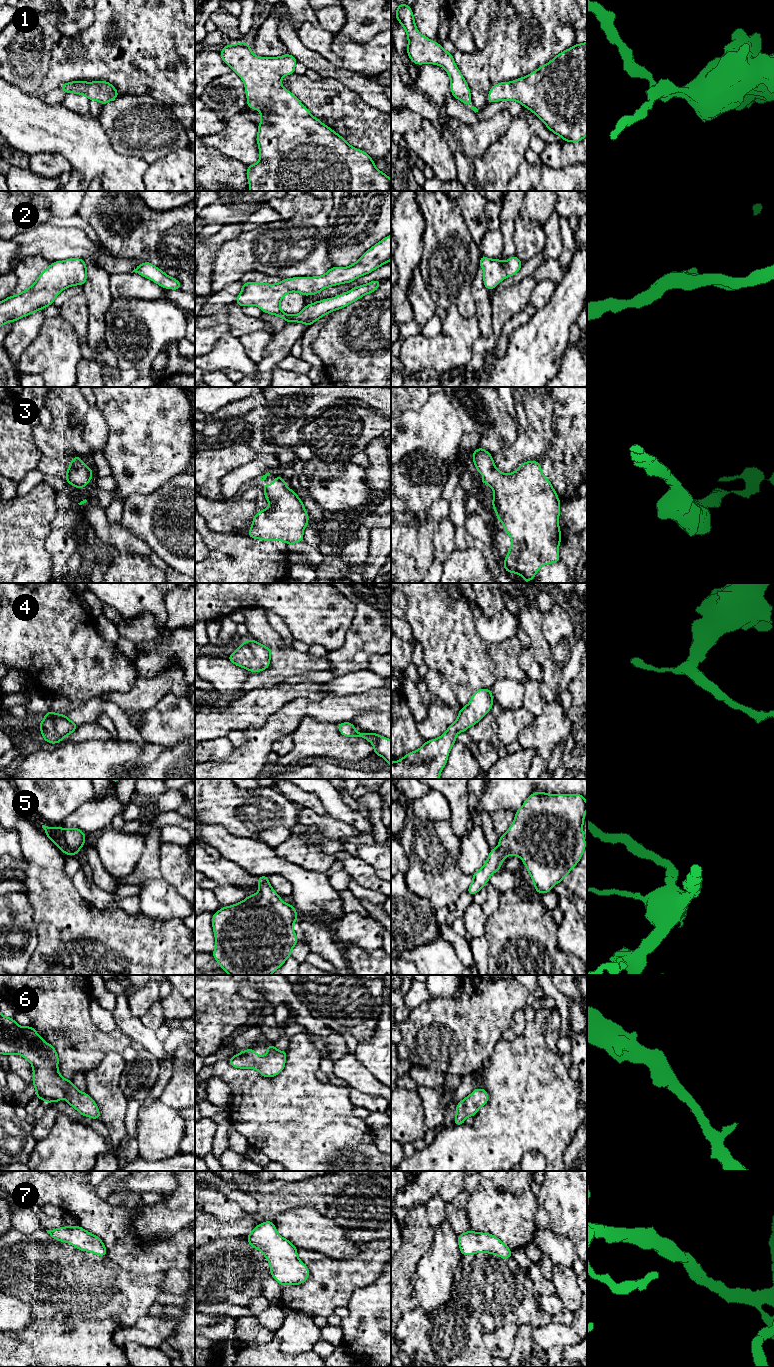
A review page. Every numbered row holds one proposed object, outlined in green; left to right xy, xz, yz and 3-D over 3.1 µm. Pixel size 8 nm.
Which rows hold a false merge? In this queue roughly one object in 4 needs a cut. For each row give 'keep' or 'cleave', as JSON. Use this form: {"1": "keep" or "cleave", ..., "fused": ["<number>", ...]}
{"1": "keep", "2": "keep", "3": "keep", "4": "keep", "5": "keep", "6": "keep", "7": "keep", "fused": []}

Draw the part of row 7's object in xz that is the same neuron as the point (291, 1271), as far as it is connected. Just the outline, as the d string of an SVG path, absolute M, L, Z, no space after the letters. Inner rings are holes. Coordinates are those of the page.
M265 1221L257 1225L247 1236L248 1243L262 1254L270 1262L270 1273L272 1277L282 1286L300 1285L309 1277L309 1268L297 1256L297 1248L287 1239L281 1237L273 1221Z

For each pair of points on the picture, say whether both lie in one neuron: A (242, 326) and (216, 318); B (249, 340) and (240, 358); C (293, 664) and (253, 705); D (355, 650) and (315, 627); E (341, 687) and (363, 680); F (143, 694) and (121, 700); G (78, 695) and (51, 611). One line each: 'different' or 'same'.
A: same
B: different
C: same
D: different
E: same
F: same
G: same

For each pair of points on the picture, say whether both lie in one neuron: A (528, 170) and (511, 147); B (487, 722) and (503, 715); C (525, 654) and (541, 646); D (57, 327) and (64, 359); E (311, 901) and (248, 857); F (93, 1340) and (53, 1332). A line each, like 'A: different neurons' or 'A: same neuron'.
A: different neurons
B: same neuron
C: different neurons
D: same neuron
E: same neuron
F: same neuron

